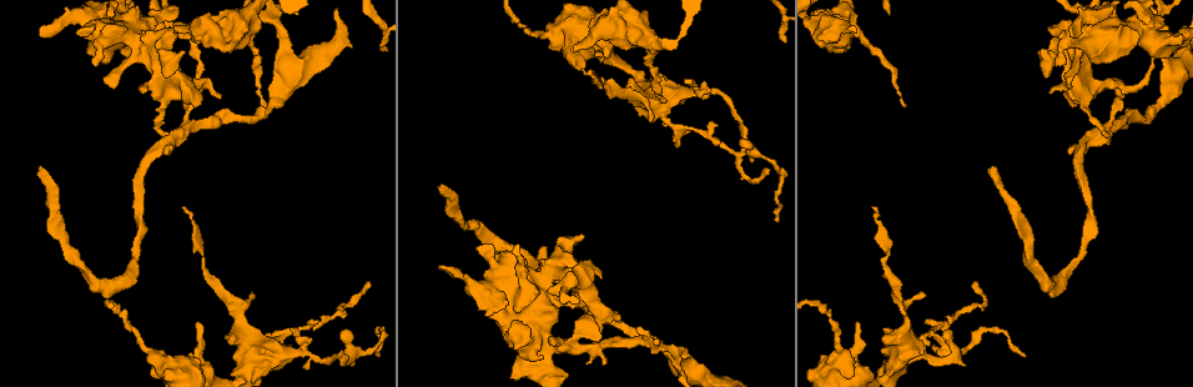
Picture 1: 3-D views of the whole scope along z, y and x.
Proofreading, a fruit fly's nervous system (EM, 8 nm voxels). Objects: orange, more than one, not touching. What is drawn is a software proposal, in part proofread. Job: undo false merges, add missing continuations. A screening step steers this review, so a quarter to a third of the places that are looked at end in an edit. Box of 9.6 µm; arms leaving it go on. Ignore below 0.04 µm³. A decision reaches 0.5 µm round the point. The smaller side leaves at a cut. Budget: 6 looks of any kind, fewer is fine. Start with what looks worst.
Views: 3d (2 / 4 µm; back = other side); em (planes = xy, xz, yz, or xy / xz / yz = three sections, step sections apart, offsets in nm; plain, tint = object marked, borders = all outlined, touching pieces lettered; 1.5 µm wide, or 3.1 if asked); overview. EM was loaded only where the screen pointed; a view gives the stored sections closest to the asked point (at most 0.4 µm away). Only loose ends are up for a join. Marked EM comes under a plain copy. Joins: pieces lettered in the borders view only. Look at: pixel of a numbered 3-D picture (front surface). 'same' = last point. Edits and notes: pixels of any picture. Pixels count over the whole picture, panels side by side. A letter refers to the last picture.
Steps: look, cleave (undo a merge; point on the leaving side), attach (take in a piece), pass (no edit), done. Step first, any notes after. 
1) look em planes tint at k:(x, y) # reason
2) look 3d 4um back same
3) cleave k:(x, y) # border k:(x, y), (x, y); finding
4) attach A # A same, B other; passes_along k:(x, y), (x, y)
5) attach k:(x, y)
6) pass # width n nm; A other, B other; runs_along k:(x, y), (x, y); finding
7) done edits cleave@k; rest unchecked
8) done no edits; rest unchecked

look 3d 4um at 1:(858, 324) # an open end

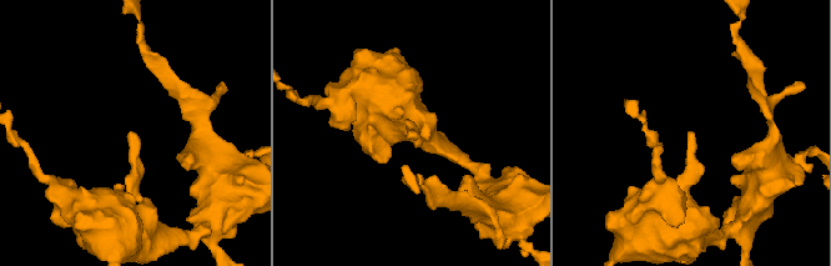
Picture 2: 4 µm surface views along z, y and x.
look em planes borders at 2:(691, 134)

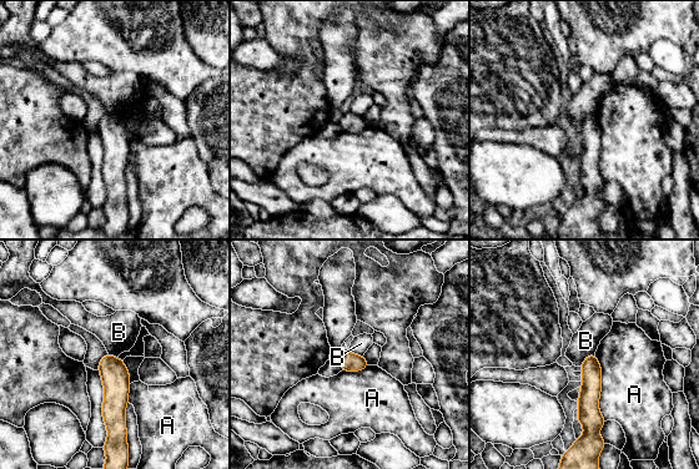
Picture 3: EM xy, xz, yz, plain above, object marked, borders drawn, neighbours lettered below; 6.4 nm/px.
pass # A other, B other; runs_along 3:(107, 358), (115, 376), (116, 434); none of them fits

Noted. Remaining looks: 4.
look 3d 2um at 1:(601, 362) # branch stops here

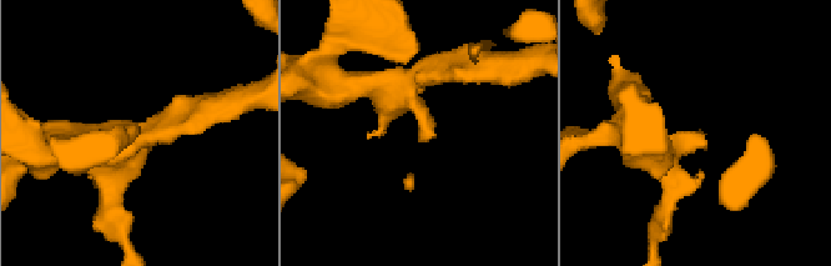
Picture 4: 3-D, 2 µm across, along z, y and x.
look em planes borders at 4:(706, 148) # arm_widths 180, 190 nm

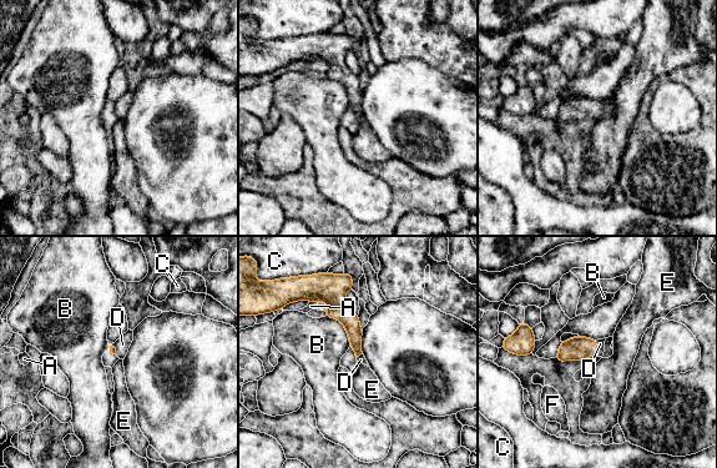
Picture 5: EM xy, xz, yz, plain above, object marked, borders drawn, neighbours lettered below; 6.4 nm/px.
attach D # A other, B other, C other, D same, E other, F other; passes_along 5:(577, 348), (597, 348), (600, 343); the cell continues

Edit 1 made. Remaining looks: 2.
look overview # see it whole again

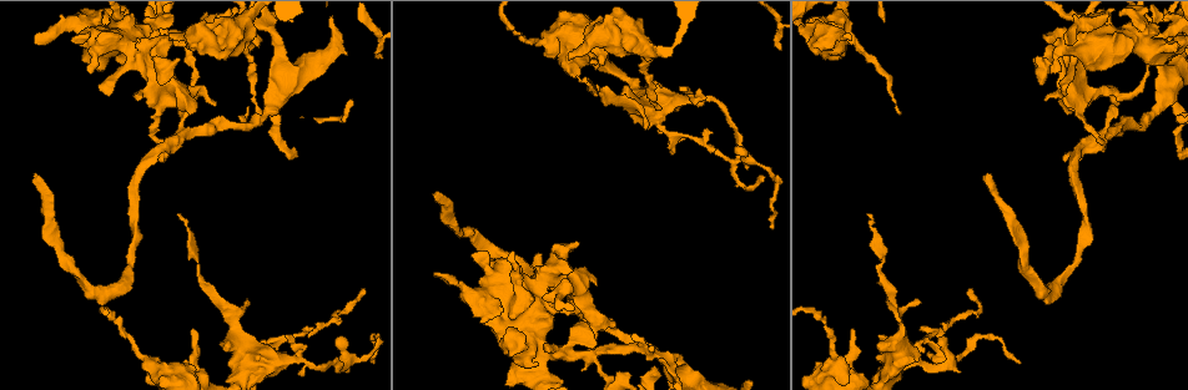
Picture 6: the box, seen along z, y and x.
look em planes borders at 6:(851, 39) # free end

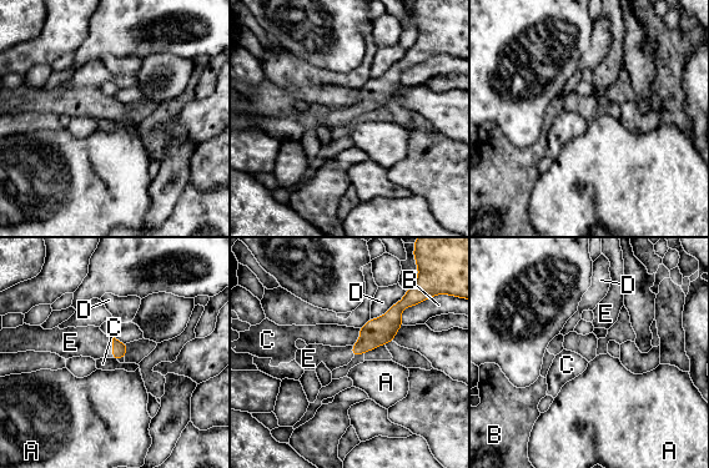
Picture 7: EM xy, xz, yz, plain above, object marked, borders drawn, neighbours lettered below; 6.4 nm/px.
attach E # longest_contact D 300 nm; A other, B other, C other, D other, E same; it goes on there

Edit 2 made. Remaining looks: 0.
done edits attach@5, attach@7; rest unchecked

